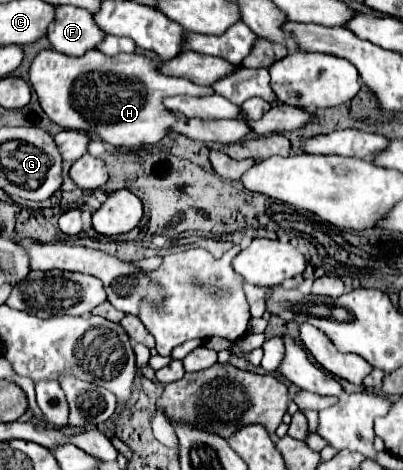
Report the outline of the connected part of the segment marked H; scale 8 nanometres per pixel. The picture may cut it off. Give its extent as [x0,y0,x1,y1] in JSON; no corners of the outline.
[30,50,212,148]

